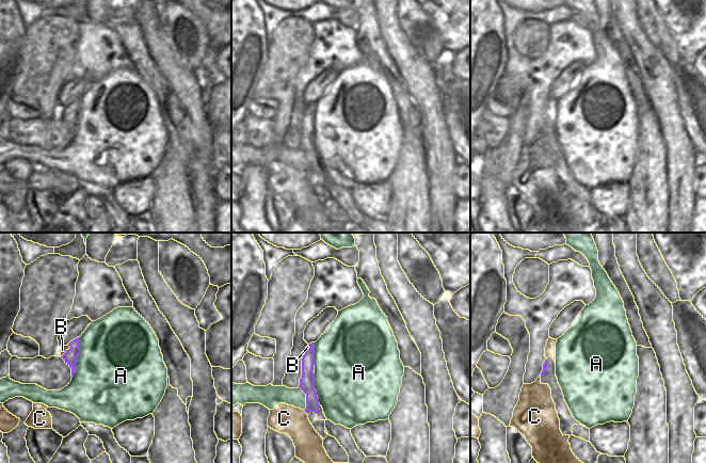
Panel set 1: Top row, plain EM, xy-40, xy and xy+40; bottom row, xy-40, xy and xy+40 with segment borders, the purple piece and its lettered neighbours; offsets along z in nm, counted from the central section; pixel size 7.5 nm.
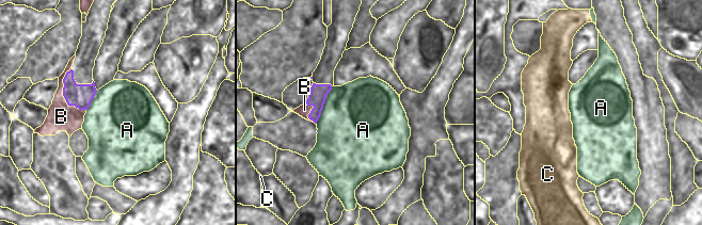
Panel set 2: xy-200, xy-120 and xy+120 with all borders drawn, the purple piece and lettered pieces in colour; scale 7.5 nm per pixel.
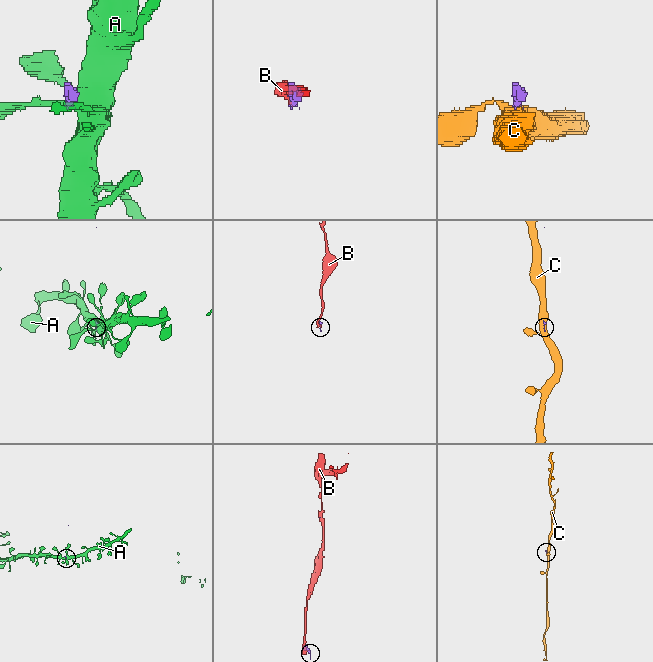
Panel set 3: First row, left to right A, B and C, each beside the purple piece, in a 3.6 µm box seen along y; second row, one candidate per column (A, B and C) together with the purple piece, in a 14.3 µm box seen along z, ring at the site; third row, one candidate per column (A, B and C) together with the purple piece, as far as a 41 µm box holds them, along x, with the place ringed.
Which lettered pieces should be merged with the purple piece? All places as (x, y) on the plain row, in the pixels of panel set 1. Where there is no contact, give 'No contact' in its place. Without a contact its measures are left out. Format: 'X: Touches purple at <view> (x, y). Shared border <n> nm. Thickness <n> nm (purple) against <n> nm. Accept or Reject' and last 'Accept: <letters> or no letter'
A: Touches purple at xy-40 (77, 117). Shared border 300 nm. Thickness 110 nm (purple) against 480 nm. Reject
B: Touches purple at xy-40 (65, 112). Shared border 110 nm. Thickness 110 nm (purple) against 50 nm. Reject
C: Touches purple at xy (305, 172). Shared border 40 nm. Thickness 110 nm (purple) against 220 nm. Reject
Accept: no letter

